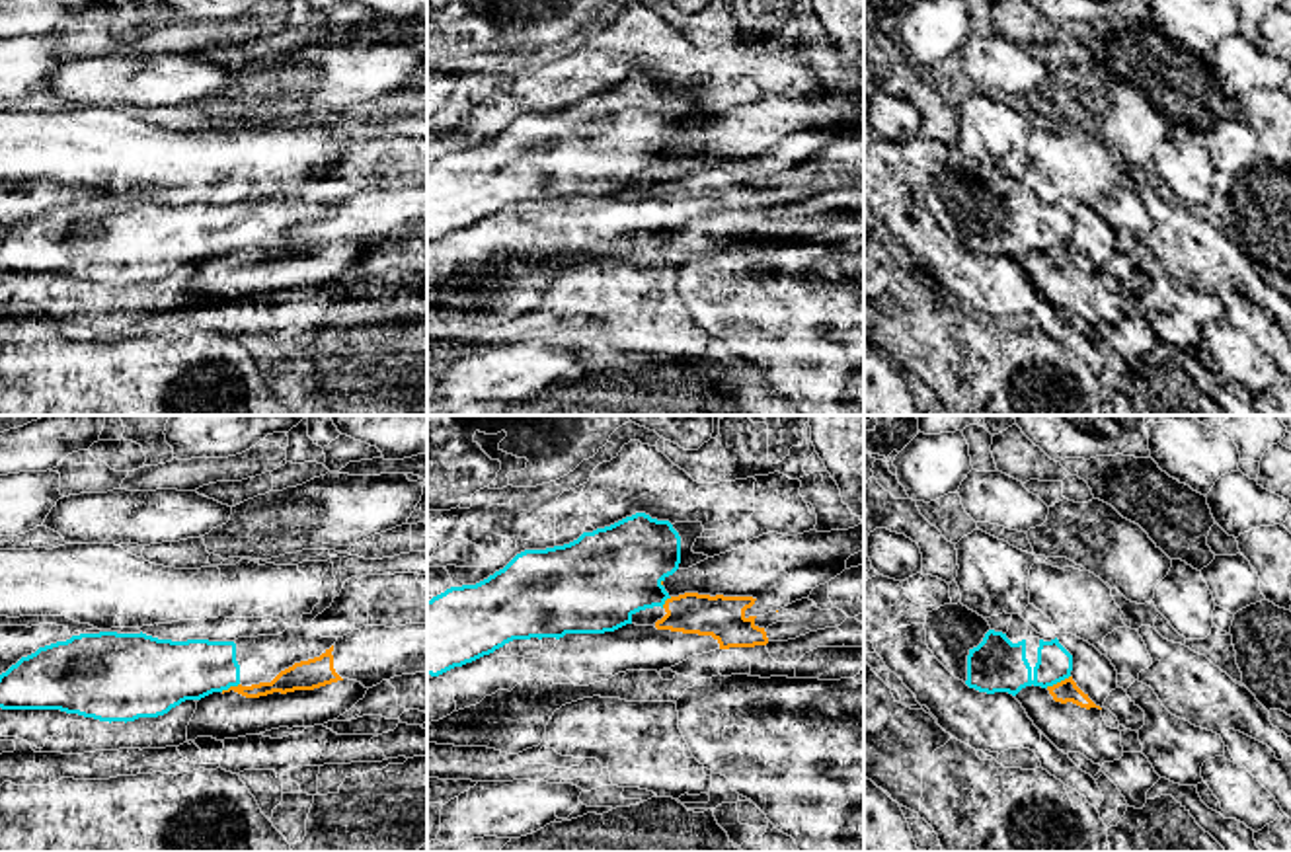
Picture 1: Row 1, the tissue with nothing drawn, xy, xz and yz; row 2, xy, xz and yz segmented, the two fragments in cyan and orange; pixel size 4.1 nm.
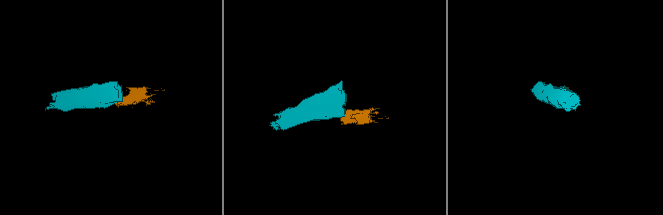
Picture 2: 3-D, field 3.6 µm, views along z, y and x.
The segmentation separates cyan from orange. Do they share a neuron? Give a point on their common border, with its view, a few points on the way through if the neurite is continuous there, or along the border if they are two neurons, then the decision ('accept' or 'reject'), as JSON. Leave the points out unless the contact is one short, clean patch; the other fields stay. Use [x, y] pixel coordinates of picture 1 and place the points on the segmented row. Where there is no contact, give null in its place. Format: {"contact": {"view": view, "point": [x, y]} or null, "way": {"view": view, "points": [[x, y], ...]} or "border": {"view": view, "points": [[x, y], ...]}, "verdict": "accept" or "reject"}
{"contact": {"view": "yz", "point": [1057, 681]}, "border": {"view": "yz", "points": [[1069, 675], [1046, 687]]}, "verdict": "reject"}

